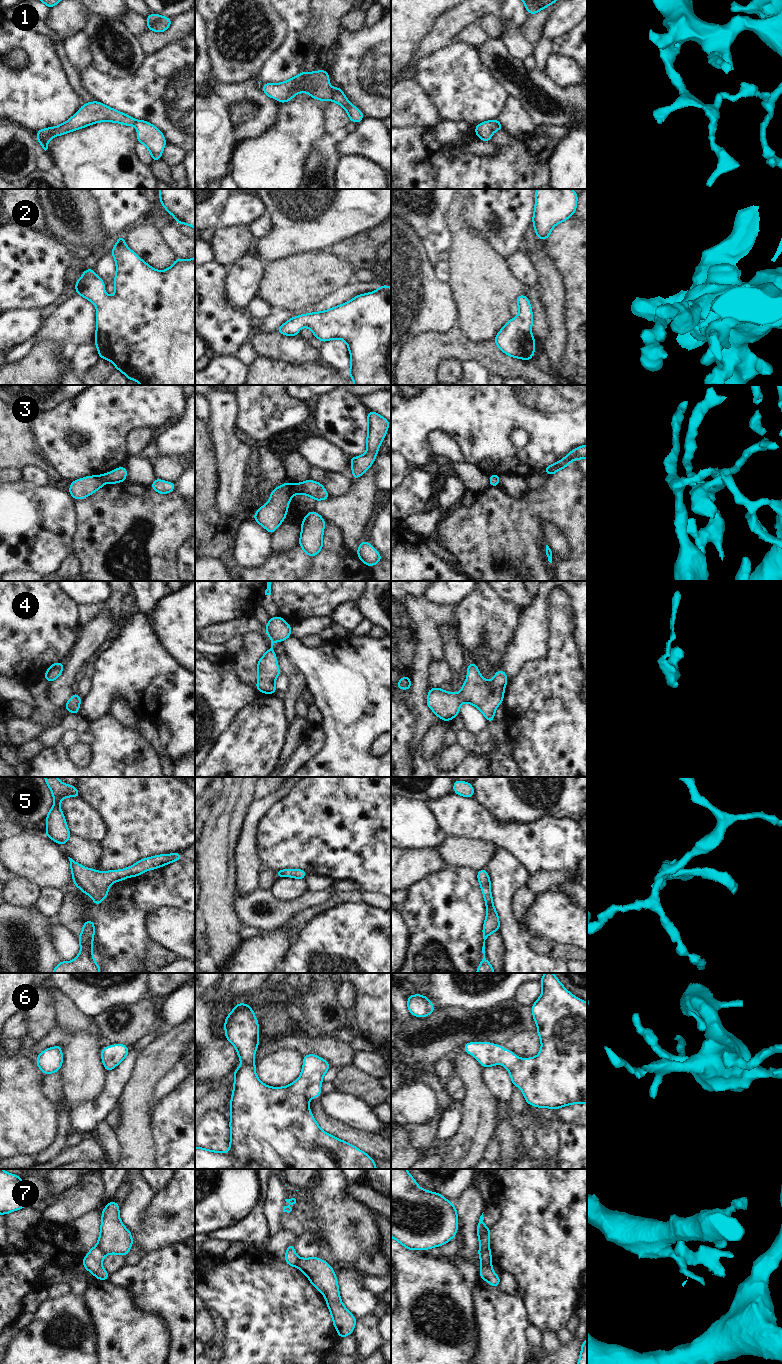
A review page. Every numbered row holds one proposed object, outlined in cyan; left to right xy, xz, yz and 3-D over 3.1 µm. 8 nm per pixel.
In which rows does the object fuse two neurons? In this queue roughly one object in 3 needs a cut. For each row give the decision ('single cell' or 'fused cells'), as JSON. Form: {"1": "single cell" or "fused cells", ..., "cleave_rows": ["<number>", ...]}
{"1": "fused cells", "2": "single cell", "3": "single cell", "4": "single cell", "5": "single cell", "6": "single cell", "7": "fused cells", "cleave_rows": ["1", "7"]}

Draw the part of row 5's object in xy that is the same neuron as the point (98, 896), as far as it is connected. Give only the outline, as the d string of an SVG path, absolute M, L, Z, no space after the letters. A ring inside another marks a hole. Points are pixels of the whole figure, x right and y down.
M179 852L173 854L160 854L139 860L132 866L122 870L97 871L86 868L72 858L68 857L73 877L73 885L76 885L83 893L89 895L94 904L99 906L107 897L109 886L129 877L136 877L145 871L157 869L181 860L183 857Z

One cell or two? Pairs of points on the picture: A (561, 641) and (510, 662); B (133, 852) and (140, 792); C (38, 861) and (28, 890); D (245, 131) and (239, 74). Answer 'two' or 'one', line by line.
A: two
B: one
C: two
D: two

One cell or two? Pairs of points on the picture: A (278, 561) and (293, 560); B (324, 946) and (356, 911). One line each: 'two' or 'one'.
A: one
B: one

